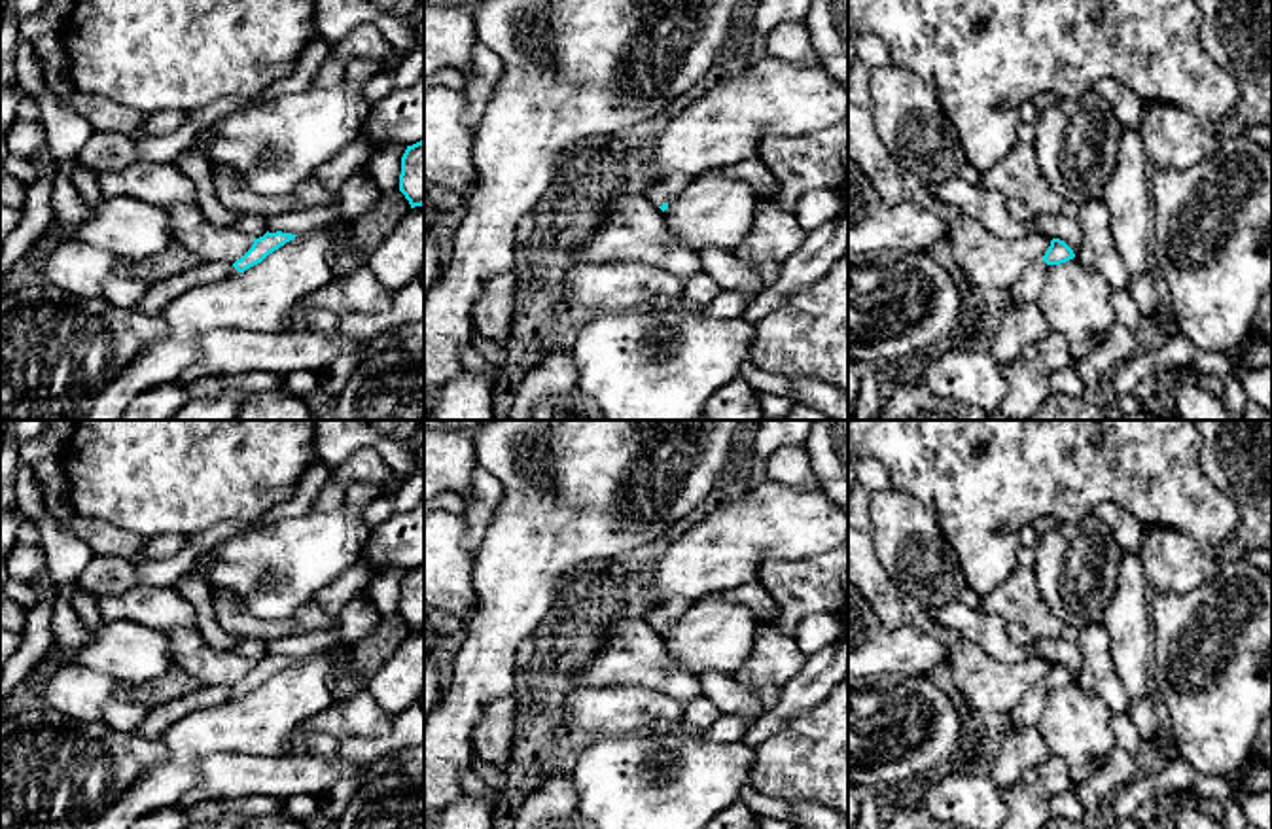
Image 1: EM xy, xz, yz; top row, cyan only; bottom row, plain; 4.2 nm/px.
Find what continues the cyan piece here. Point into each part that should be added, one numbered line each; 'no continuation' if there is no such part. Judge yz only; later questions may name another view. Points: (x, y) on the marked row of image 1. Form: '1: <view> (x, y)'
1: yz (1028, 288)

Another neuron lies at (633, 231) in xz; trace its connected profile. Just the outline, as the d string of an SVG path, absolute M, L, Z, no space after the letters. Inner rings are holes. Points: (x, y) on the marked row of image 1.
M644 193L611 199L604 221L577 246L574 263L640 263L683 280L702 271L698 254L674 240L661 208Z

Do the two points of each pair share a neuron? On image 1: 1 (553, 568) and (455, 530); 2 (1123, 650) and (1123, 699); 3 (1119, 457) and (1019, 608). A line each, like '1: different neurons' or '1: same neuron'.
1: different neurons
2: different neurons
3: different neurons

